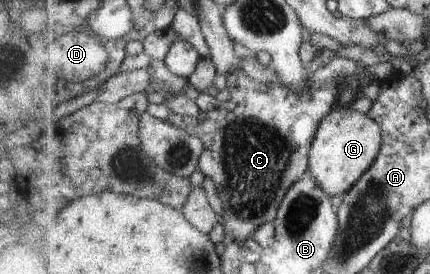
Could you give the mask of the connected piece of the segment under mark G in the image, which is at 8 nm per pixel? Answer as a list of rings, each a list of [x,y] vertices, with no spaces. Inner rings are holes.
[[[336,104],[332,112],[321,120],[312,140],[309,173],[331,197],[346,194],[372,168],[381,153],[382,141],[381,126],[374,118],[370,118],[370,114],[362,114],[351,107],[342,108]]]

